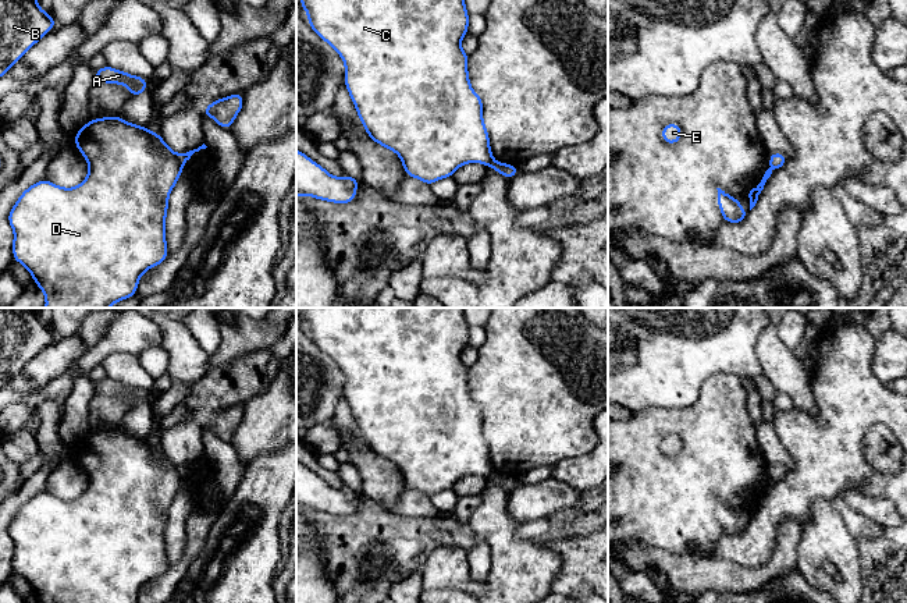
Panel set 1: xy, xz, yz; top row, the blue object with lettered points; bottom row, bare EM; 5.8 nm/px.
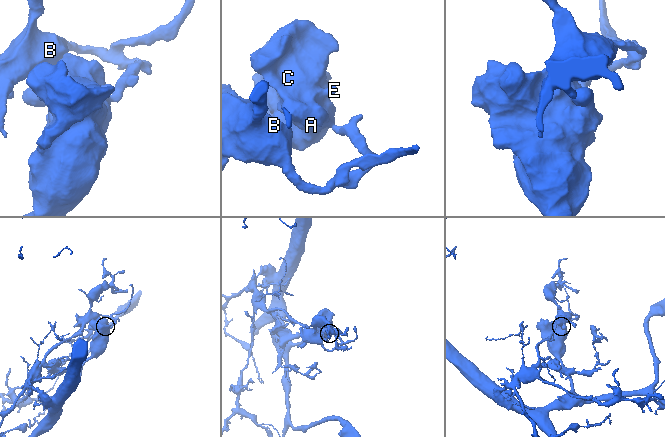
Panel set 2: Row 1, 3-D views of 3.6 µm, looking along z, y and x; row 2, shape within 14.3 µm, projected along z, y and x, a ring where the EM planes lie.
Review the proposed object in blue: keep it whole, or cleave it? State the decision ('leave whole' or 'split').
split

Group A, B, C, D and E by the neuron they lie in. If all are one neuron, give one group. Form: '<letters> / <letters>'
A C D E / B

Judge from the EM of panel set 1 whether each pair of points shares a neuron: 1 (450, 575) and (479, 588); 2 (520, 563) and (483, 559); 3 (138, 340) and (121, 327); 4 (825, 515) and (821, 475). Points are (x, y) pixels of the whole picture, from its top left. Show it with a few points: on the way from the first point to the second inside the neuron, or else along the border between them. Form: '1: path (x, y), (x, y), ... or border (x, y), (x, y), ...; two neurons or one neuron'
1: path (456, 575), (472, 586); one neuron
2: border (483, 541), (490, 550), (490, 571), (486, 577); two neurons
3: path (134, 336), (125, 332); one neuron
4: border (831, 500), (817, 499), (803, 524); two neurons

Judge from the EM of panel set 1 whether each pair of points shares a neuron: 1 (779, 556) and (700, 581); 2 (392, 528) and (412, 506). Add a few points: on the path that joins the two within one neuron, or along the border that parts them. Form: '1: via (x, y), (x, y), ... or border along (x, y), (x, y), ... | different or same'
1: via (761, 575), (719, 577) | same
2: border along (392, 513), (401, 517), (436, 518) | different

